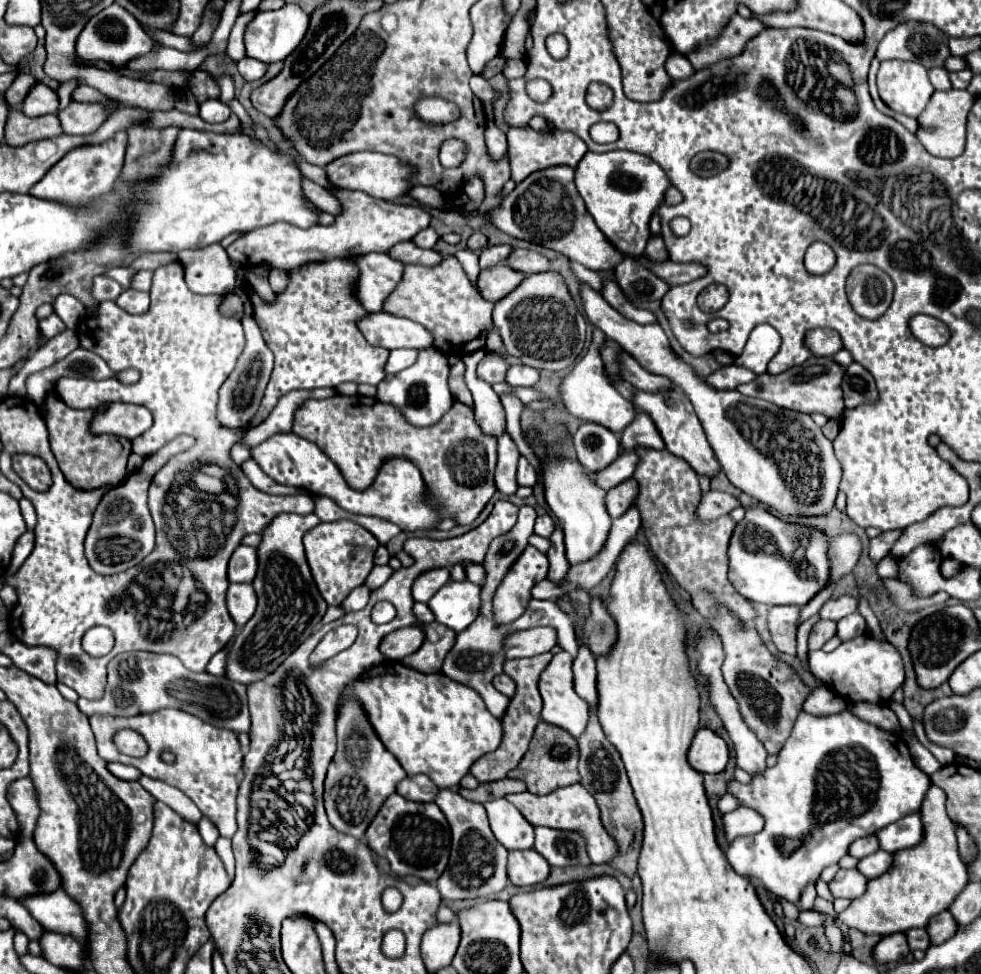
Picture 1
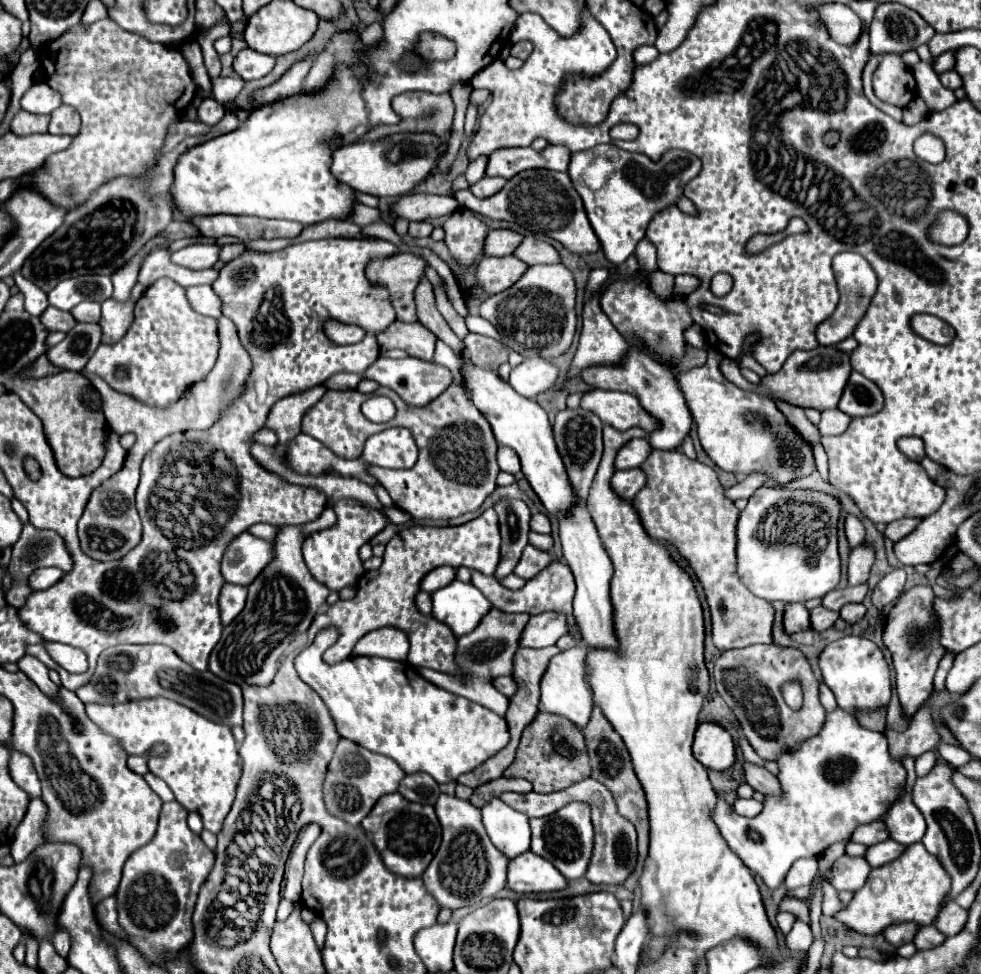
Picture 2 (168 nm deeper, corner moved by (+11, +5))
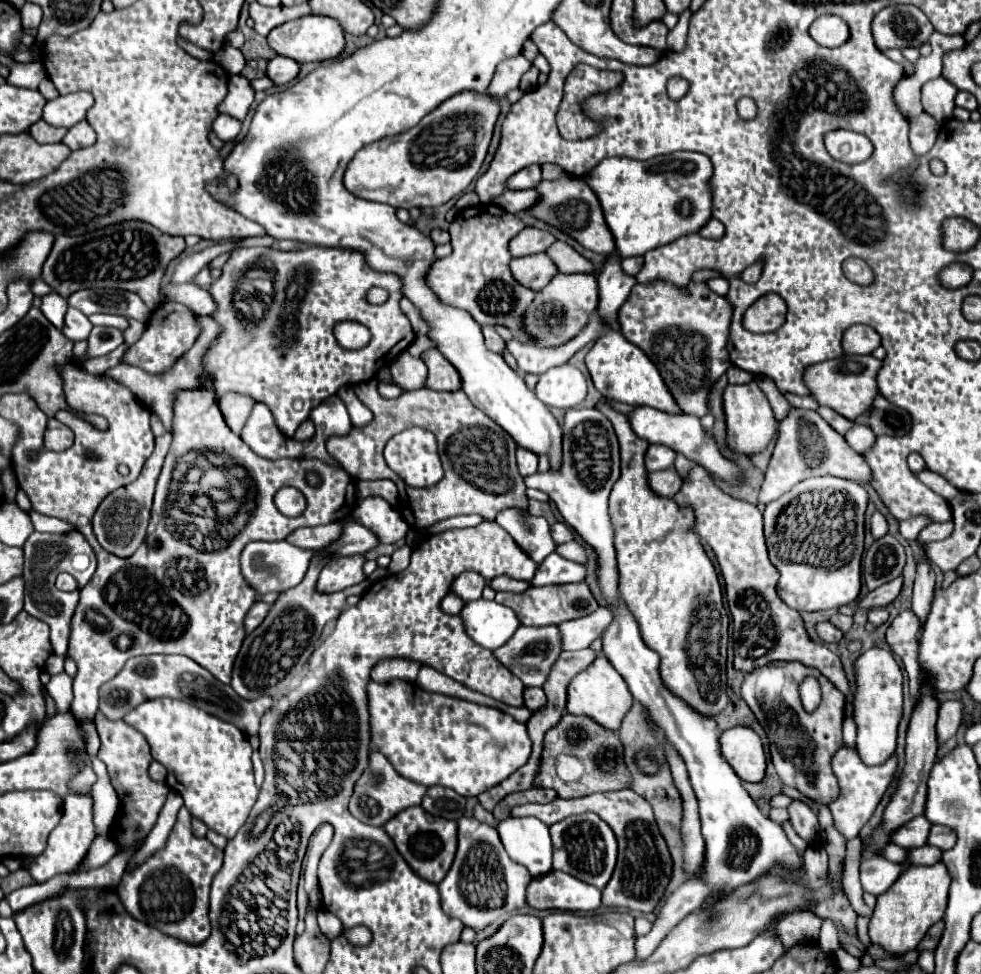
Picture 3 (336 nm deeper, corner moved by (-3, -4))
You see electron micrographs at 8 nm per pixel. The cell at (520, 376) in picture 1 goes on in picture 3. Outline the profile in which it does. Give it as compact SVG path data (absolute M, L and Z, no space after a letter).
M568 363L542 373L536 385L536 397L548 407L576 407L584 401L586 393L586 377Z

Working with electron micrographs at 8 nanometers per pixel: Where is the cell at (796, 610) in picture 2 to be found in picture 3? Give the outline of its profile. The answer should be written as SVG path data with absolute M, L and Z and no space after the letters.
M818 623L818 635L826 643L838 643L844 637L844 633L840 629L836 629L832 623Z

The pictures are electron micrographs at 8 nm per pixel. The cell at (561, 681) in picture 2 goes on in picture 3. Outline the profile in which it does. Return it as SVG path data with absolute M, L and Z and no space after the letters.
M600 655L594 661L594 665L590 665L590 669L586 669L578 677L574 677L574 683L570 683L570 689L568 689L568 711L572 715L594 717L594 721L598 721L600 725L606 725L606 729L612 729L612 731L620 729L620 723L626 717L626 713L630 711L632 703L634 703L634 697L626 685L626 681L604 655Z

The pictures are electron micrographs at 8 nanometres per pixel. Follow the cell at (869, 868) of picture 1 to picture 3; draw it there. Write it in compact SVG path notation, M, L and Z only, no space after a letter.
M932 845L910 849L910 855L908 855L910 865L934 865L940 859L942 859L942 849L936 849Z

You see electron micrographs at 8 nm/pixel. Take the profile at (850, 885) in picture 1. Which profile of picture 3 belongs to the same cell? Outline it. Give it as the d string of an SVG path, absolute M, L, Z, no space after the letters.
M880 855L876 857L866 857L860 863L860 881L862 881L862 889L872 893L872 895L880 895L884 893L902 873L902 865L888 861Z

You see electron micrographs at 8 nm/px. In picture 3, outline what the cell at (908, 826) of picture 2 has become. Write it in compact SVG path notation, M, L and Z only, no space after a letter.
M934 825L934 833L930 833L930 845L938 849L952 849L956 843L956 831L946 825Z

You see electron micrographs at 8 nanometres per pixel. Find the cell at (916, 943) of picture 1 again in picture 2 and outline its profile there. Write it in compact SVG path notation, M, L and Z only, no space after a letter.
M930 924L930 926L920 926L920 930L916 930L916 936L912 942L918 950L924 950L924 948L934 948L940 942L944 942L944 936Z

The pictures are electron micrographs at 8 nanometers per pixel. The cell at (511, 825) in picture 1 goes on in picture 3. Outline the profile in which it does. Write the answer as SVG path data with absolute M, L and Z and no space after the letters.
M508 817L496 829L510 859L524 865L532 877L552 871L552 841L548 827L540 819Z

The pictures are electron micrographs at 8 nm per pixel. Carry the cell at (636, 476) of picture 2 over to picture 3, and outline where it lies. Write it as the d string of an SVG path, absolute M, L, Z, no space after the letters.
M674 467L662 469L662 471L652 471L648 479L650 479L650 487L658 495L664 495L664 497L674 497L682 487L682 477Z

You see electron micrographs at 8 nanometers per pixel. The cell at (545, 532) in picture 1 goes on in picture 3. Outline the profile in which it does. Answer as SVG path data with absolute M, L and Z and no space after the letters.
M554 523L550 529L552 529L552 537L554 537L554 541L556 541L558 545L560 545L560 543L568 543L568 541L574 539L572 529L570 529L568 525L564 525L564 523Z

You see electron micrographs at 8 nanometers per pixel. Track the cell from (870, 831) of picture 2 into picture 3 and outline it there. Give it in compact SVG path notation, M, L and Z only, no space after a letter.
M922 815L922 817L916 817L914 821L908 821L906 825L902 825L902 829L898 829L892 837L892 843L900 845L900 847L906 847L906 849L914 849L914 847L922 847L926 845L928 841L928 835L930 835L930 827L932 823Z

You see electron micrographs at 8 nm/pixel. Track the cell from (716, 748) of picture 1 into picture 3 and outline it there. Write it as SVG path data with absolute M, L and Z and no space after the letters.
M734 727L722 733L722 753L742 781L758 783L766 773L766 753L760 735L750 727Z

